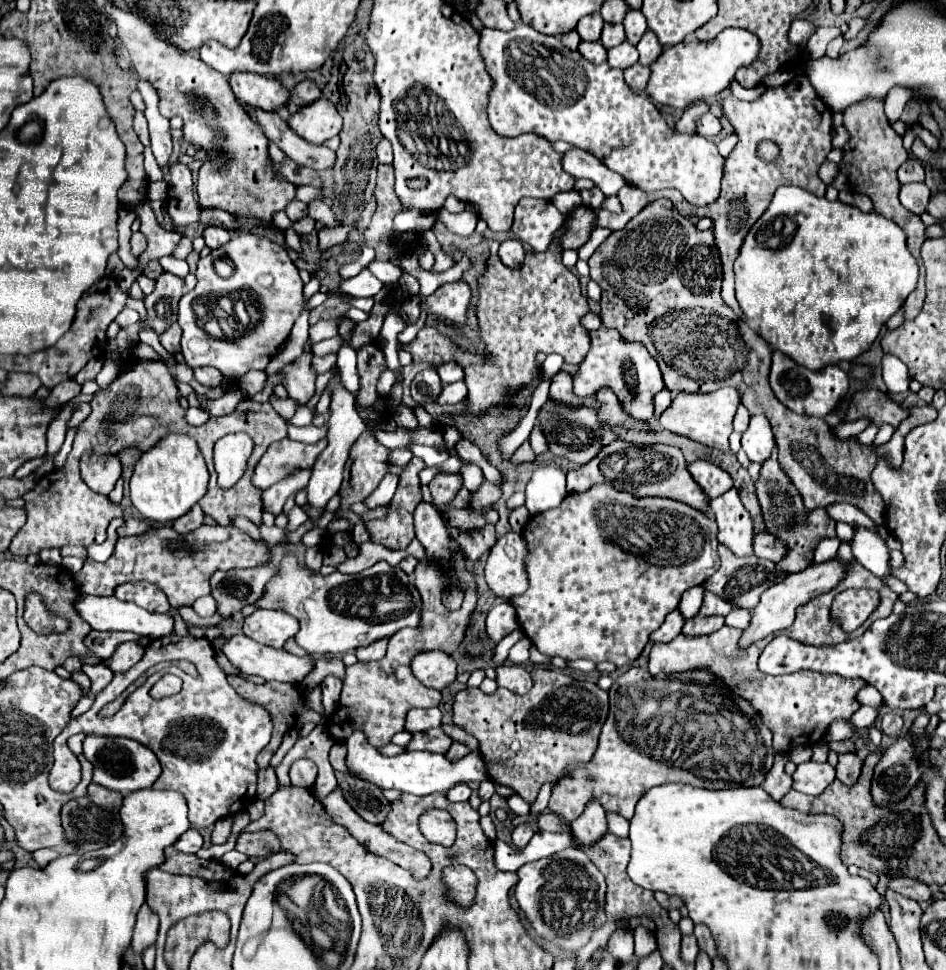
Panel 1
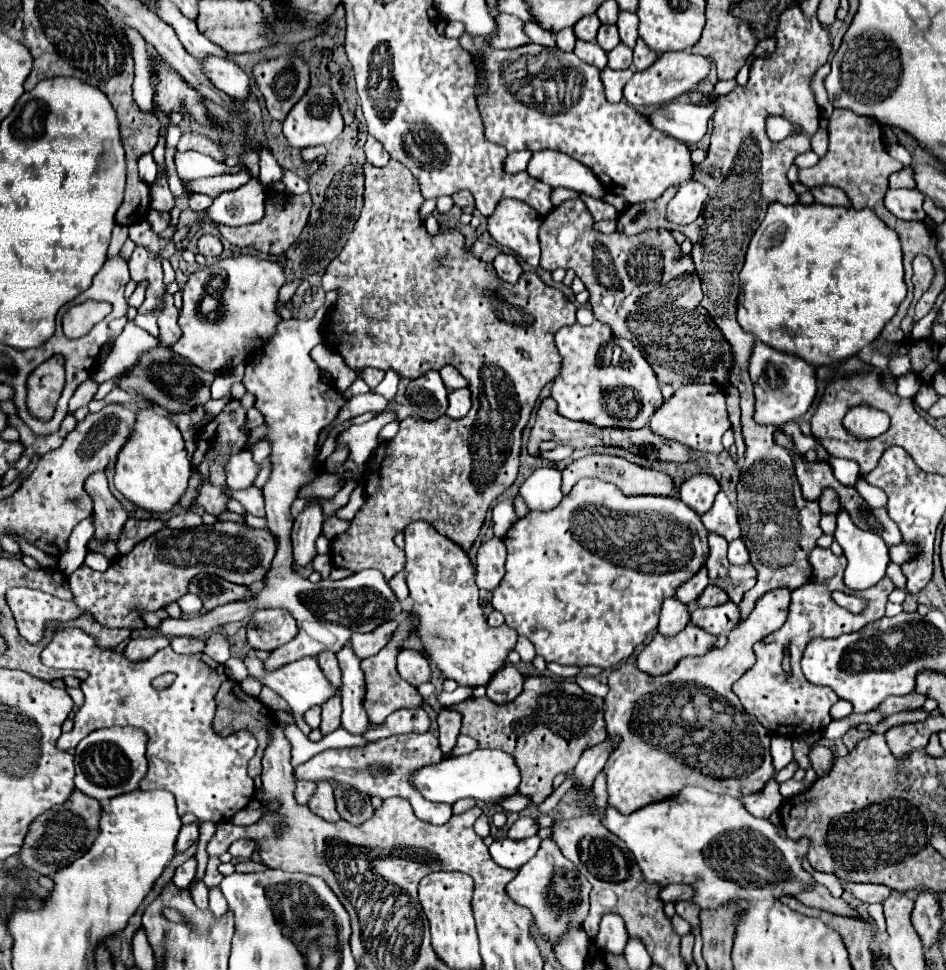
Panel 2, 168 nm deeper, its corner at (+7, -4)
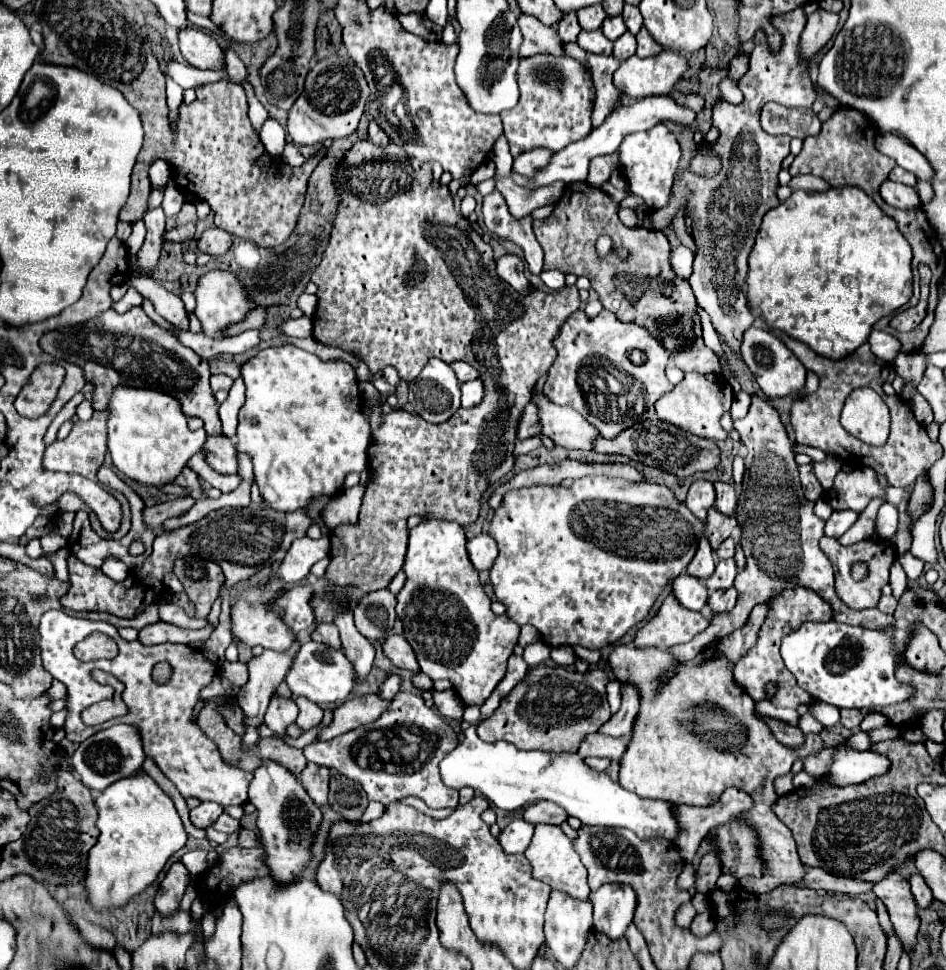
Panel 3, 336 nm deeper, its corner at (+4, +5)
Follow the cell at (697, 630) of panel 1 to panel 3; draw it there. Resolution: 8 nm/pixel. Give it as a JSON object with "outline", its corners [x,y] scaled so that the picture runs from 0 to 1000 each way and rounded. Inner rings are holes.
{"outline":[[[772,605],[767,609],[755,609],[748,615],[748,626],[753,630],[753,634],[763,632],[763,630],[774,630],[778,624],[778,607]]]}

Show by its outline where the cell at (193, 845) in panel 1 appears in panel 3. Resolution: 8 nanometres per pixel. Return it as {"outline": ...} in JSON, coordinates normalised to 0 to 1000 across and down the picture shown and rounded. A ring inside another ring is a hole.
{"outline":[[[211,828],[207,834],[201,836],[201,846],[205,853],[211,853],[211,855],[218,855],[222,853],[233,840],[235,840],[235,832],[230,828]]]}

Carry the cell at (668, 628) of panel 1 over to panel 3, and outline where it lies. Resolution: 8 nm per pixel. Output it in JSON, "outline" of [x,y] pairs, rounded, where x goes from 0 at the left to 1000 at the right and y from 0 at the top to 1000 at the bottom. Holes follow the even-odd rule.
{"outline":[[[721,591],[712,597],[710,613],[717,618],[717,622],[721,622],[725,628],[732,628],[732,630],[740,630],[748,618],[748,609],[744,601],[727,591]]]}

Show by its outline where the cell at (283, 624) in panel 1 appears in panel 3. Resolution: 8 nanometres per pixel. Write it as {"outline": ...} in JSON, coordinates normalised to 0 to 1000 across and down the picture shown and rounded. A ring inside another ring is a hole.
{"outline":[[[313,603],[292,618],[290,624],[294,626],[294,630],[298,630],[298,638],[302,646],[307,646],[307,651],[317,653],[332,646],[332,632],[326,624],[330,613],[330,603]]]}

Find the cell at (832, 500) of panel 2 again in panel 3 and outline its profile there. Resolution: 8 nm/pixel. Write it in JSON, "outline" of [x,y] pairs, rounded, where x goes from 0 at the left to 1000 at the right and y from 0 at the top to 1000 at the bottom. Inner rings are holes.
{"outline":[[[875,469],[875,473],[871,477],[860,477],[860,488],[873,508],[879,506],[882,492],[886,486],[888,486],[888,473],[884,469]]]}

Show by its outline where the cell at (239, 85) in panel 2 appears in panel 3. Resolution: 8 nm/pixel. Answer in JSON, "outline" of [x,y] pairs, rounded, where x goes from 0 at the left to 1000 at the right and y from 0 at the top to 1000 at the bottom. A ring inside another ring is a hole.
{"outline":[[[199,30],[190,32],[188,38],[190,38],[190,53],[201,67],[222,73],[239,71],[239,51],[224,36],[209,30]]]}

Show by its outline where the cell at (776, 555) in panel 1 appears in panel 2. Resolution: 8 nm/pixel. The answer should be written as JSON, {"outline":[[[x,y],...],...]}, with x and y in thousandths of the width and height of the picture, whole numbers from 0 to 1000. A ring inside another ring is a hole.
{"outline":[[[783,555],[771,559],[768,577],[771,577],[773,581],[792,581],[792,569],[790,569],[790,565],[788,565],[788,561],[785,561]]]}

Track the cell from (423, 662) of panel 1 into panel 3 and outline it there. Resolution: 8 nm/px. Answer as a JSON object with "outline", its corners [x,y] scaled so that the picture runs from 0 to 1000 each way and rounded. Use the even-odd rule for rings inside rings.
{"outline":[[[412,655],[406,661],[406,673],[412,677],[412,681],[421,688],[421,690],[429,690],[436,694],[442,694],[442,679],[433,667],[433,663],[425,657],[425,655]]]}

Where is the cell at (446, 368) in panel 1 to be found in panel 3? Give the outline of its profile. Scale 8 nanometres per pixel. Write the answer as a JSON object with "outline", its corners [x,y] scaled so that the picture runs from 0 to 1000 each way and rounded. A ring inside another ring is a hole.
{"outline":[[[480,372],[476,378],[480,380],[480,387],[482,387],[482,389],[484,389],[488,395],[490,395],[490,393],[505,391],[505,382],[503,382],[499,376],[490,374],[490,372]]]}

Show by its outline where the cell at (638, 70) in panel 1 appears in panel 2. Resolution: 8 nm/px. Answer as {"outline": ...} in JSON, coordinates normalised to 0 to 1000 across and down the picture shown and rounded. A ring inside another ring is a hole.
{"outline":[[[637,70],[635,72],[635,82],[640,89],[640,101],[646,107],[652,107],[659,101],[659,87],[669,78],[669,72],[646,72]]]}

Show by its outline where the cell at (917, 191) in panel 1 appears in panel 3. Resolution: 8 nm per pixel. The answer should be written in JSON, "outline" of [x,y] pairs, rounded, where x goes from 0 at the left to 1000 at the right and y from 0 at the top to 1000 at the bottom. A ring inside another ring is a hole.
{"outline":[[[934,187],[930,193],[930,201],[939,211],[943,211],[947,215],[970,215],[970,213],[975,213],[968,193],[958,193],[958,191],[945,189],[945,187]]]}

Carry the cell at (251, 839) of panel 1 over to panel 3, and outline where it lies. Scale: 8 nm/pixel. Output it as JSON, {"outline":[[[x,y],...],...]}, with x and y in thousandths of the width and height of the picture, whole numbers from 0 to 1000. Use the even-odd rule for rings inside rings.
{"outline":[[[254,855],[254,859],[252,859],[252,871],[254,873],[268,873],[268,871],[273,871],[271,859],[264,857],[264,855]]]}

